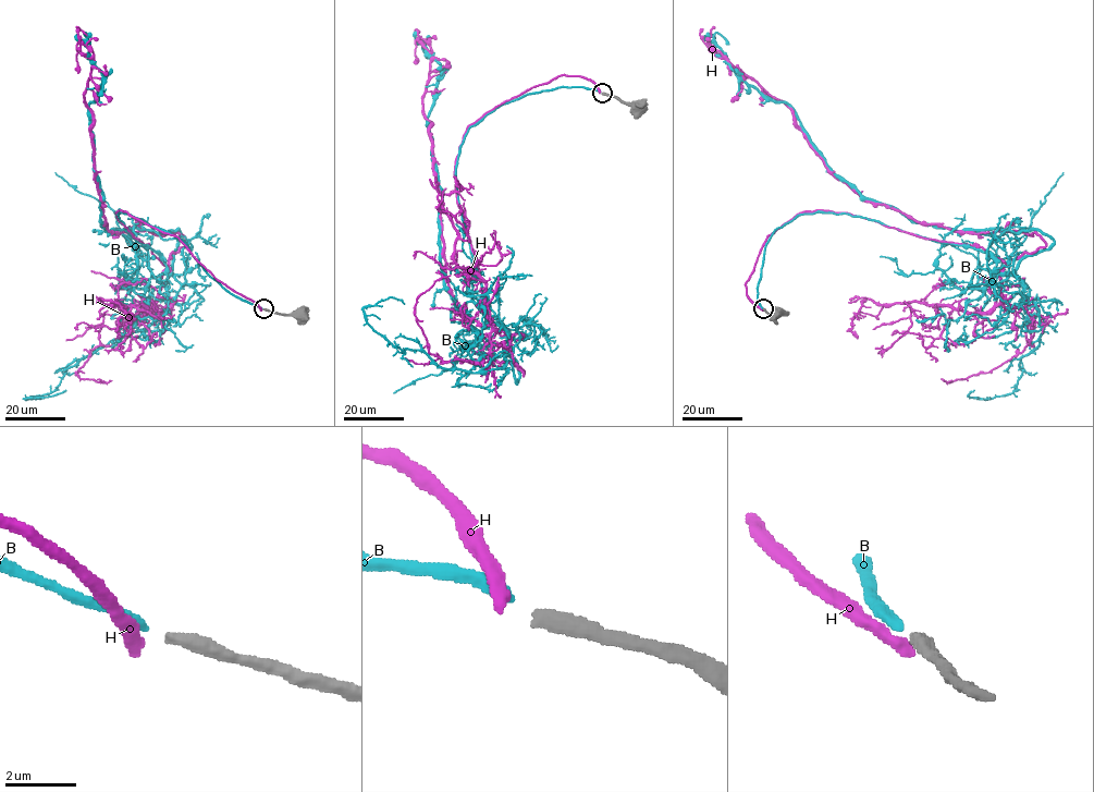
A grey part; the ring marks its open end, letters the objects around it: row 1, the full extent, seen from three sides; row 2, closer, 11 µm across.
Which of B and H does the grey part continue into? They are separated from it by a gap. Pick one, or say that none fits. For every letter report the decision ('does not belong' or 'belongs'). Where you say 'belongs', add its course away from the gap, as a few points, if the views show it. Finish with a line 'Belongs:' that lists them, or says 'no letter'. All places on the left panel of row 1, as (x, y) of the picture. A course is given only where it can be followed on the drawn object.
B: does not belong
H: does not belong
Belongs: no letter

